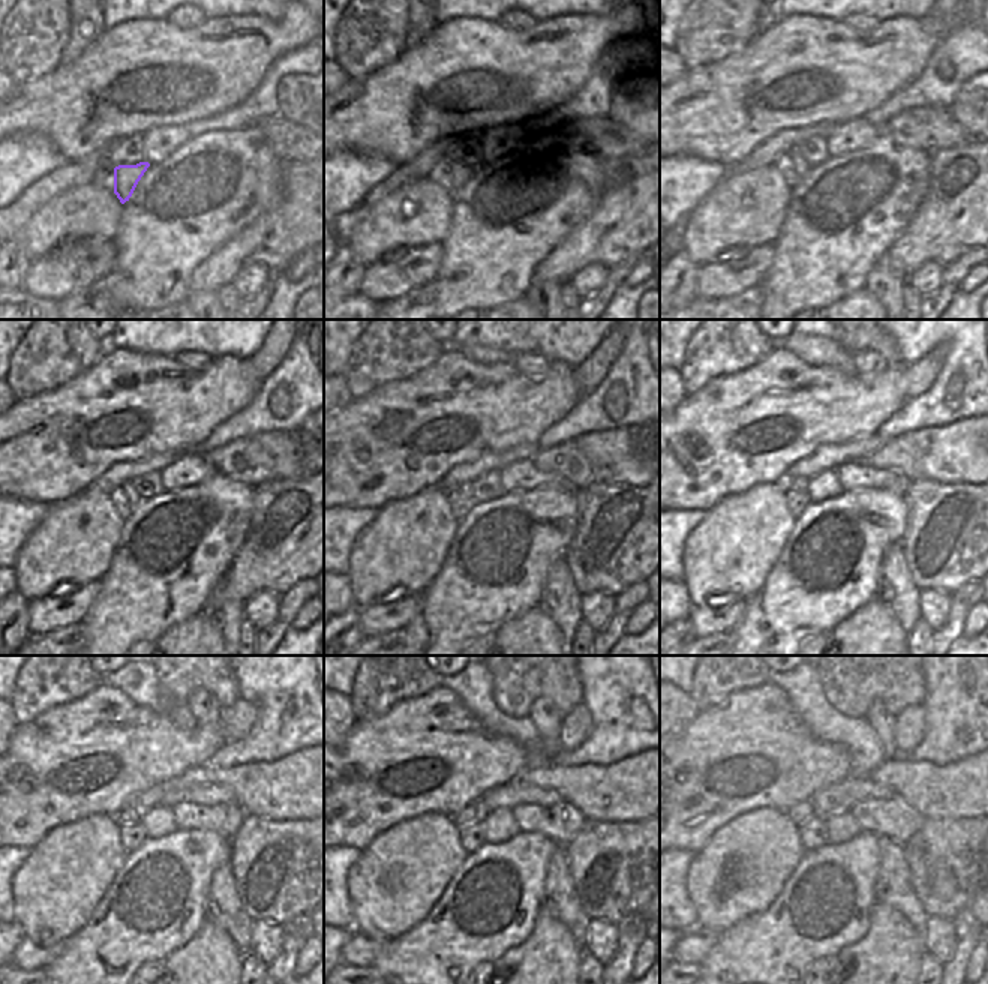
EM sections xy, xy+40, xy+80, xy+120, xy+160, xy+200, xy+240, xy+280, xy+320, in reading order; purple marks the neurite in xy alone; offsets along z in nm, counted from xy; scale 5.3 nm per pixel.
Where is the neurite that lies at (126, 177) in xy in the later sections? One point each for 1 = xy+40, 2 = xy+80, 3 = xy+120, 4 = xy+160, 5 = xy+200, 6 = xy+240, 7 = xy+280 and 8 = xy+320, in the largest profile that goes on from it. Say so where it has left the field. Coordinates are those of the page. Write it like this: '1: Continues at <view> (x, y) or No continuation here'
1: Continues at xy+40 (459, 174)
2: Continues at xy+80 (793, 168)
3: Continues at xy+120 (123, 498)
4: Continues at xy+160 (459, 498)
5: Continues at xy+200 (796, 500)
6: Continues at xy+240 (132, 834)
7: Continues at xy+280 (468, 822)
8: Continues at xy+320 (802, 813)

